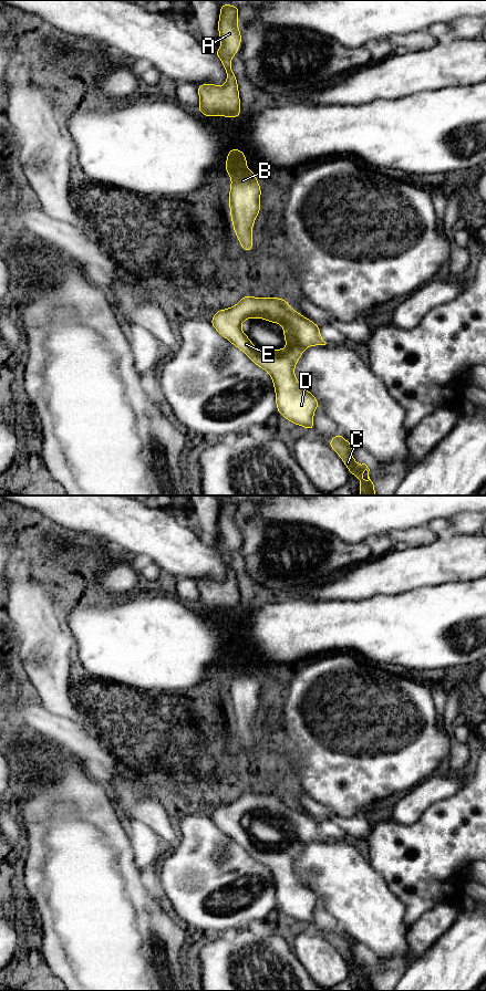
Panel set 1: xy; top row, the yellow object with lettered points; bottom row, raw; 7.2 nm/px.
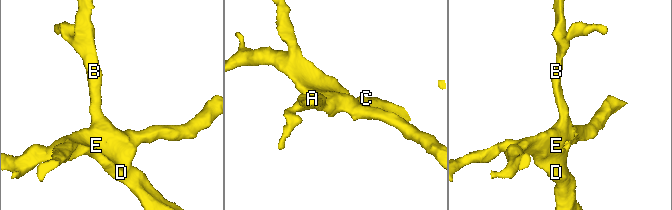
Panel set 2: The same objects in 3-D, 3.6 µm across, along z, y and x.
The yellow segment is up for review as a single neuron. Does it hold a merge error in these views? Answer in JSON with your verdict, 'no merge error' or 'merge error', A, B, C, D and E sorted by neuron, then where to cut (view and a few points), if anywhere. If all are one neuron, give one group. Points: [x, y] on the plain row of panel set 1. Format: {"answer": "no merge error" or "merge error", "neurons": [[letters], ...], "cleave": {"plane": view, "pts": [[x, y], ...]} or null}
{"answer": "no merge error", "neurons": [["A", "B", "C", "D", "E"]], "cleave": null}

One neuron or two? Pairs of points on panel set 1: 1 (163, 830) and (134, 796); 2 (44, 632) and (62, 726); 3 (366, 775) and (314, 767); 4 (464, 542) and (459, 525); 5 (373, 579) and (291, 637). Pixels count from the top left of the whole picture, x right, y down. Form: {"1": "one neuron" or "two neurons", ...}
{"1": "one neuron", "2": "two neurons", "3": "one neuron", "4": "two neurons", "5": "two neurons"}

